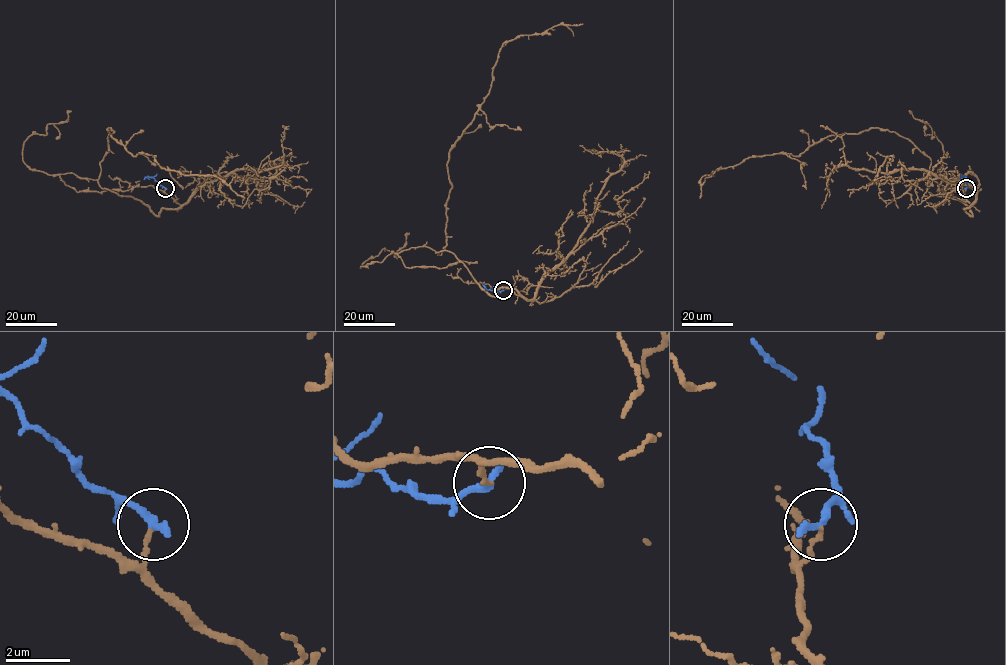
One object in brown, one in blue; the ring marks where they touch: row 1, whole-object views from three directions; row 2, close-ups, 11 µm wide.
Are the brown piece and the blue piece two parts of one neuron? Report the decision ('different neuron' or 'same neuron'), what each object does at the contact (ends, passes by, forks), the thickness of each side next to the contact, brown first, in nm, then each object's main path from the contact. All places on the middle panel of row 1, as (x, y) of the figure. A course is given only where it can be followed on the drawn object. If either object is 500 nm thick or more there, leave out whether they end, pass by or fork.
different neuron; brown ends; blue ends; calibres 130 and 280 nm; course brown (503, 290), (519, 294), (488, 294), (436, 252), (448, 154), (505, 42), (583, 23); course blue (503, 290), (486, 289), (481, 284)

